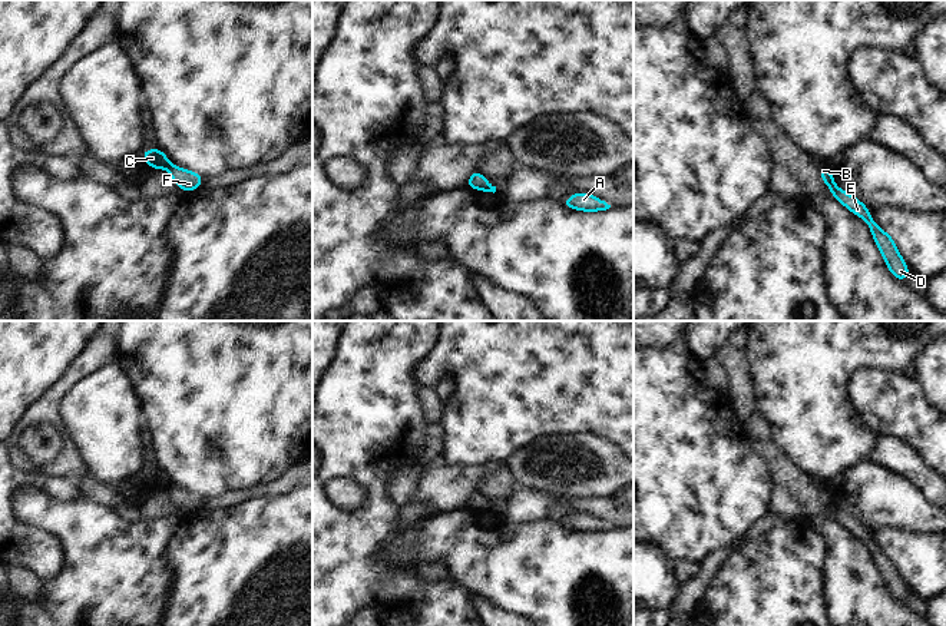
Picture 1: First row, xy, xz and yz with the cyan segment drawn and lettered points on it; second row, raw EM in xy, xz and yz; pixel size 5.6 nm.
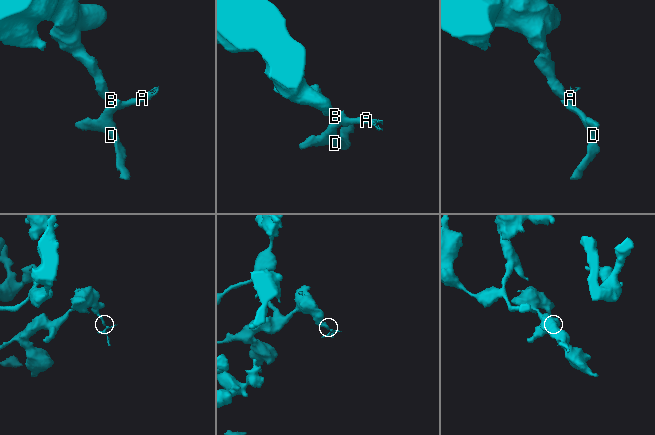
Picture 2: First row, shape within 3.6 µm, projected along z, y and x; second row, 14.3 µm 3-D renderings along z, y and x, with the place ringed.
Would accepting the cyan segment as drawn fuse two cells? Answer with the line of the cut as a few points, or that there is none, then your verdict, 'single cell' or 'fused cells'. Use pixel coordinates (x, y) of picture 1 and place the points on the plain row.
cut xy (171, 484), (166, 489); fused cells

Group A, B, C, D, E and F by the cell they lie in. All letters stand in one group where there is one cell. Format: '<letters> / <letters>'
A B D E F / C

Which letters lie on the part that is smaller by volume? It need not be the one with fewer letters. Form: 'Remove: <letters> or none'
Remove: A, B, D, E, F

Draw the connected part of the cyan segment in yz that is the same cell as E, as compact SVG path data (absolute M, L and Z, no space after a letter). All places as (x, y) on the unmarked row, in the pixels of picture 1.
M820 486L820 499L827 506L831 513L831 517L838 521L843 527L846 527L851 534L861 539L871 553L871 557L880 572L887 590L902 603L906 603L909 597L909 587L906 582L902 579L893 559L884 553L873 540L871 534L869 533L869 527L863 526L860 520L847 514L846 511L840 510L836 503L834 497L827 488L827 486Z

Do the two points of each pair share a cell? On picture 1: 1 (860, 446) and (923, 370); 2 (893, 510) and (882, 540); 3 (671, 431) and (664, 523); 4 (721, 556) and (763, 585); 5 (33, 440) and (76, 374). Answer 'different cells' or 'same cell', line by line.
1: different cells
2: different cells
3: same cell
4: different cells
5: same cell

